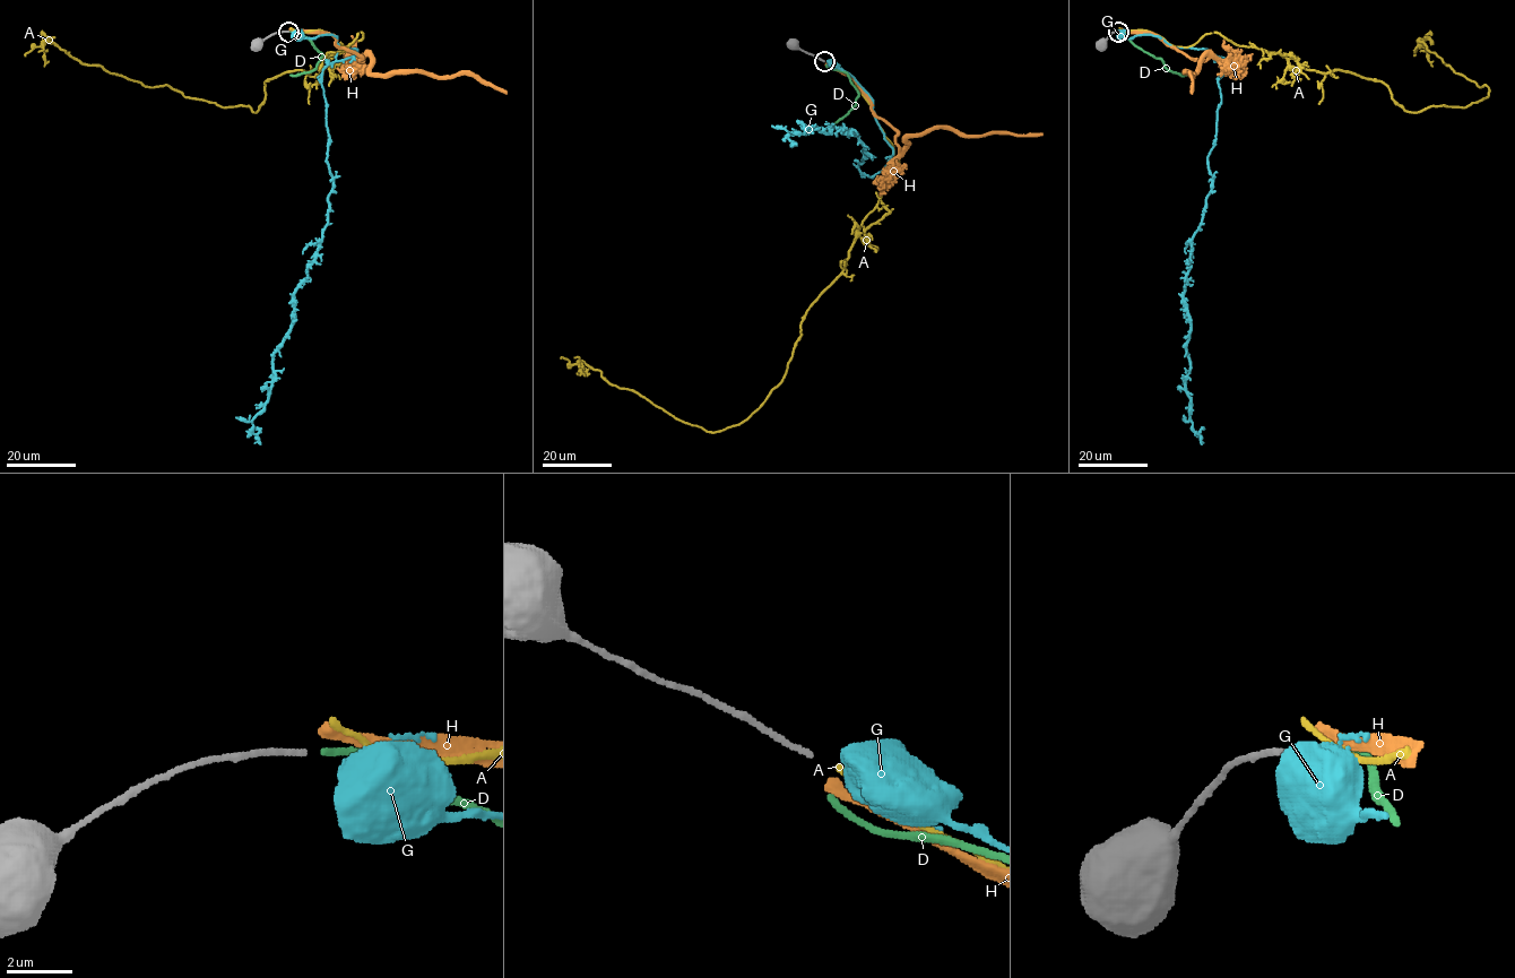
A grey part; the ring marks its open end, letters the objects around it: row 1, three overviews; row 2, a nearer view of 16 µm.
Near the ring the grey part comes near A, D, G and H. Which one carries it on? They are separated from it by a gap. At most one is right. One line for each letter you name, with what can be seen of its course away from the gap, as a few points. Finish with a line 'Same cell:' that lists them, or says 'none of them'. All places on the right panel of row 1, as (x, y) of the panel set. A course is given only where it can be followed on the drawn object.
Same cell: none of them

